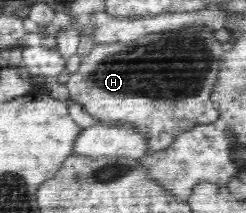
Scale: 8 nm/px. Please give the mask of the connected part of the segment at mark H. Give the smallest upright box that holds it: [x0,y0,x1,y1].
[67,24,227,153]

